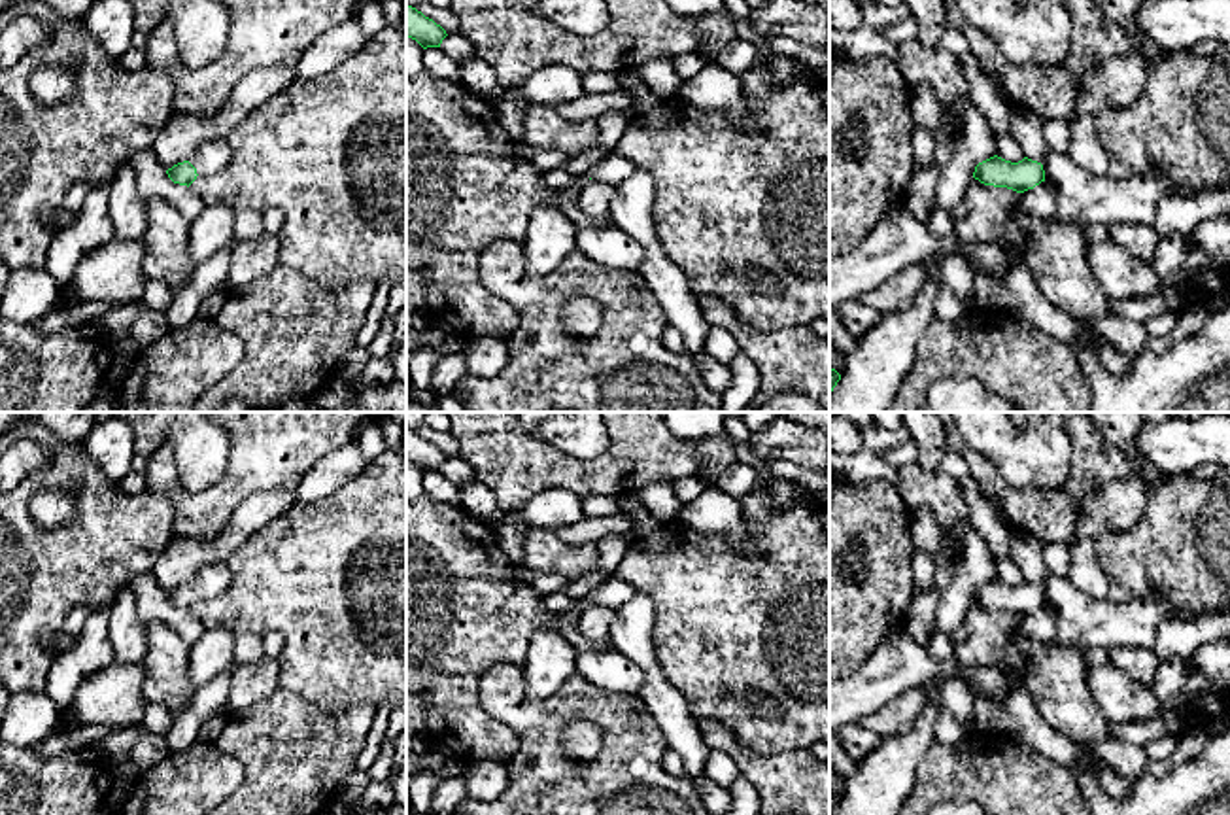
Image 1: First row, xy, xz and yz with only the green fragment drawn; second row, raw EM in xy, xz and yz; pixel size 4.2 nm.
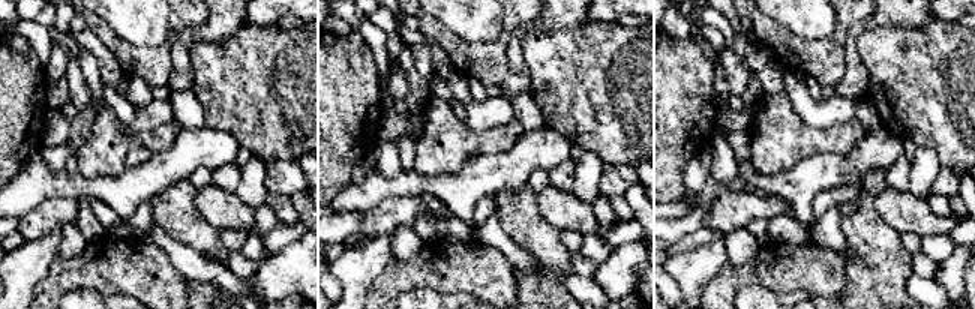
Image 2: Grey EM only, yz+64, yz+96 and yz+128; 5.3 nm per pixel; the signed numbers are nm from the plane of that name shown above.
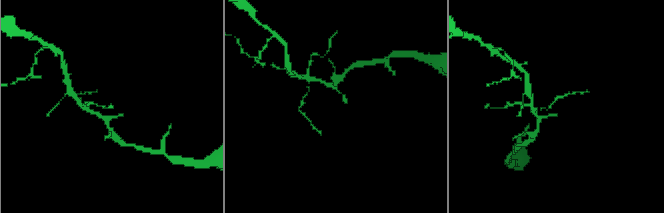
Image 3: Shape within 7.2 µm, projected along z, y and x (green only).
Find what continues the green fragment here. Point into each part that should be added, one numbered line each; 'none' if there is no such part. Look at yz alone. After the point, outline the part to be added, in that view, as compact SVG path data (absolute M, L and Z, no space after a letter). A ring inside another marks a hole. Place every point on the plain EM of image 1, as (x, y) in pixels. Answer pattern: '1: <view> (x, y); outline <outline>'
none

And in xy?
1: xy (208, 581); outline M215 560L200 565L187 582L198 599L214 599L231 584L227 562Z

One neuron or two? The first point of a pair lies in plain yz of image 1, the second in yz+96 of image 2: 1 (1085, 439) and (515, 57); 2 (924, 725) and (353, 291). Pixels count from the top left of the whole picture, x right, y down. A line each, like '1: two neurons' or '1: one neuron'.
1: two neurons
2: one neuron

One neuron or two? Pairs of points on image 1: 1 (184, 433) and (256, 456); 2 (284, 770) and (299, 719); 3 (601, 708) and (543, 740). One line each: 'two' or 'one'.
1: two
2: one
3: one

